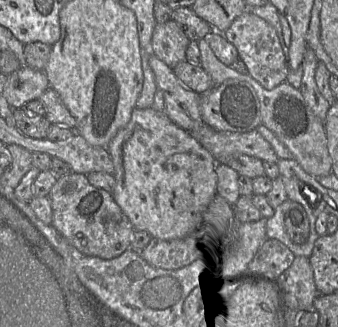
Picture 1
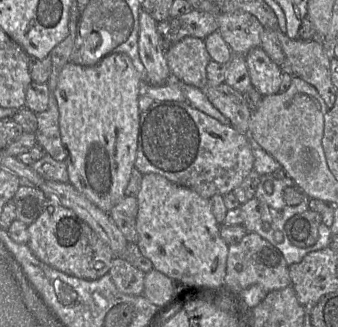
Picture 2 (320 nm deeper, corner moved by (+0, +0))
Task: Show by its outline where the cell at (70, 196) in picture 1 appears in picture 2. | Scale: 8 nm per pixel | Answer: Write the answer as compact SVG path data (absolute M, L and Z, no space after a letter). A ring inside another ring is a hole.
M46 199L39 217L28 226L28 246L45 264L68 275L97 280L109 272L114 254L110 247L73 210Z

